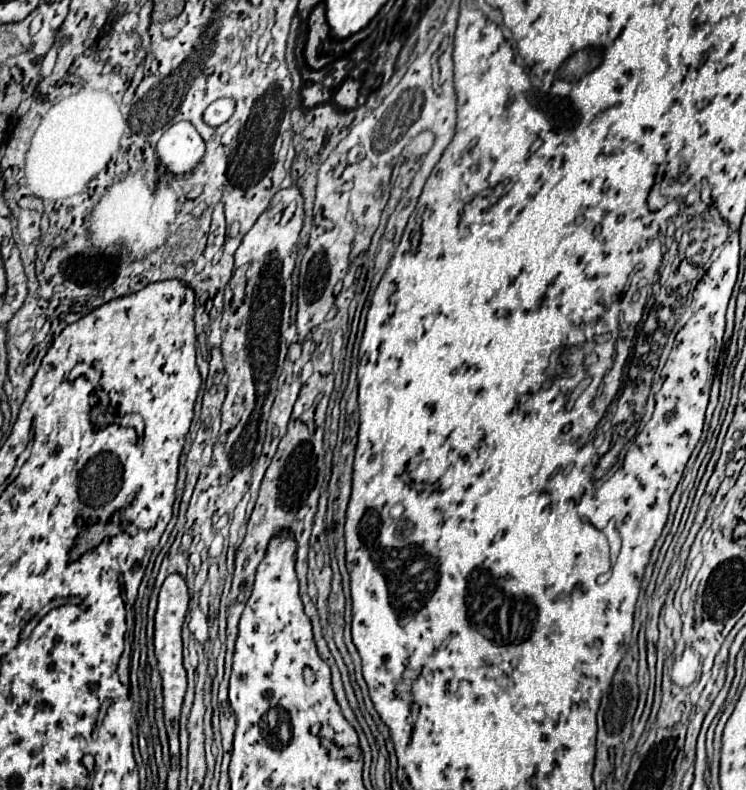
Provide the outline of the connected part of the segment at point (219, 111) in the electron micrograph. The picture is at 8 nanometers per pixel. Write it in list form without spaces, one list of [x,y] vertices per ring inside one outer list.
[[[229,98],[215,100],[215,102],[213,102],[213,104],[209,104],[209,106],[207,106],[207,110],[203,112],[203,120],[205,120],[205,124],[209,124],[209,126],[223,124],[225,120],[229,120],[229,118],[231,118],[233,108],[235,108],[235,104],[233,104],[233,100],[229,100]]]

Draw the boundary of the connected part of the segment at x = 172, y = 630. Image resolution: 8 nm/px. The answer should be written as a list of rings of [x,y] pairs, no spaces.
[[[169,574],[161,586],[161,592],[159,592],[159,604],[157,604],[154,623],[154,652],[157,665],[159,665],[157,669],[162,678],[163,698],[165,698],[163,710],[181,710],[185,688],[187,688],[181,638],[183,620],[187,614],[187,604],[189,604],[189,594],[187,594],[187,584],[185,584],[183,576]]]

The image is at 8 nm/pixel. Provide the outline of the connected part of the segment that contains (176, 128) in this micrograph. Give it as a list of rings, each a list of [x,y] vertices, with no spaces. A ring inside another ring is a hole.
[[[179,122],[167,128],[157,142],[157,156],[161,160],[161,172],[185,174],[205,154],[205,142],[189,122]]]

